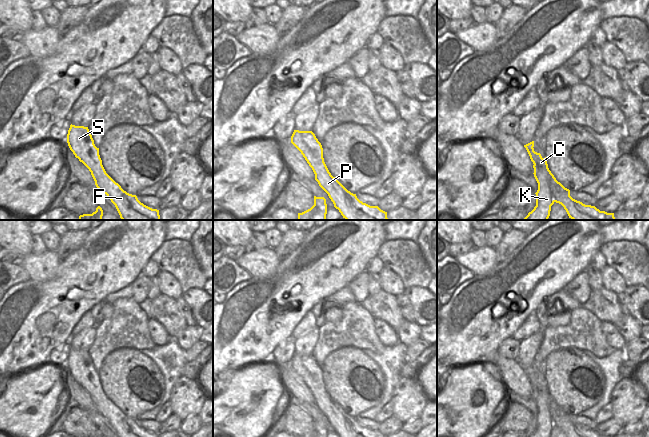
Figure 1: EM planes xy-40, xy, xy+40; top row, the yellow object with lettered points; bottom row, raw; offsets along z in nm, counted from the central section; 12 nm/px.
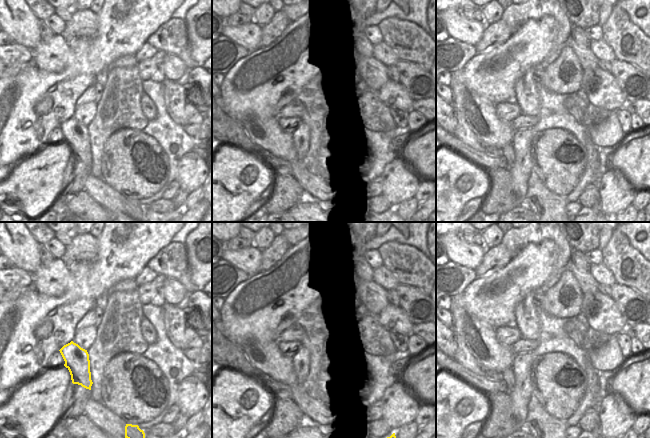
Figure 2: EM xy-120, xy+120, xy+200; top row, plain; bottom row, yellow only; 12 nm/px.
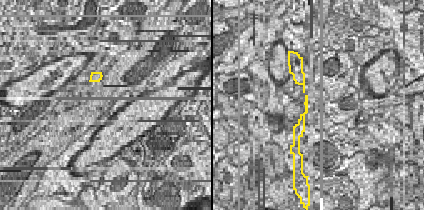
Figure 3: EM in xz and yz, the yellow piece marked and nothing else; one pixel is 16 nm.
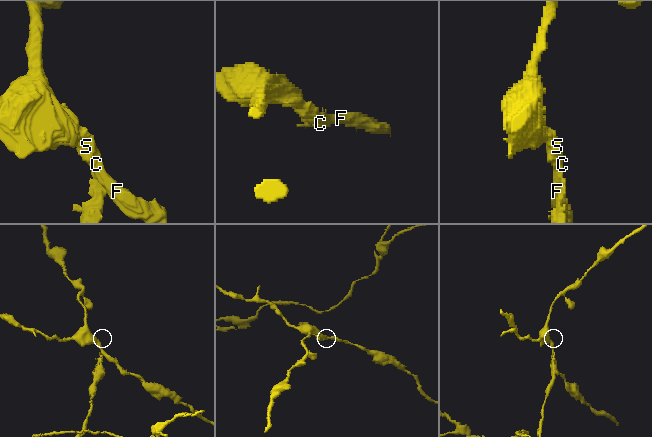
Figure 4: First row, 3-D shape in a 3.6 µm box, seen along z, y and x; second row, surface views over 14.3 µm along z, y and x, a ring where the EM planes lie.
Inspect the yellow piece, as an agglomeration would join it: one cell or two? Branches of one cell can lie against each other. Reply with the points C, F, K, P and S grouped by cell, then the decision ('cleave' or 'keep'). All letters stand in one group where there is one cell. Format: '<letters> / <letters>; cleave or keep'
C K / F P S; cleave

